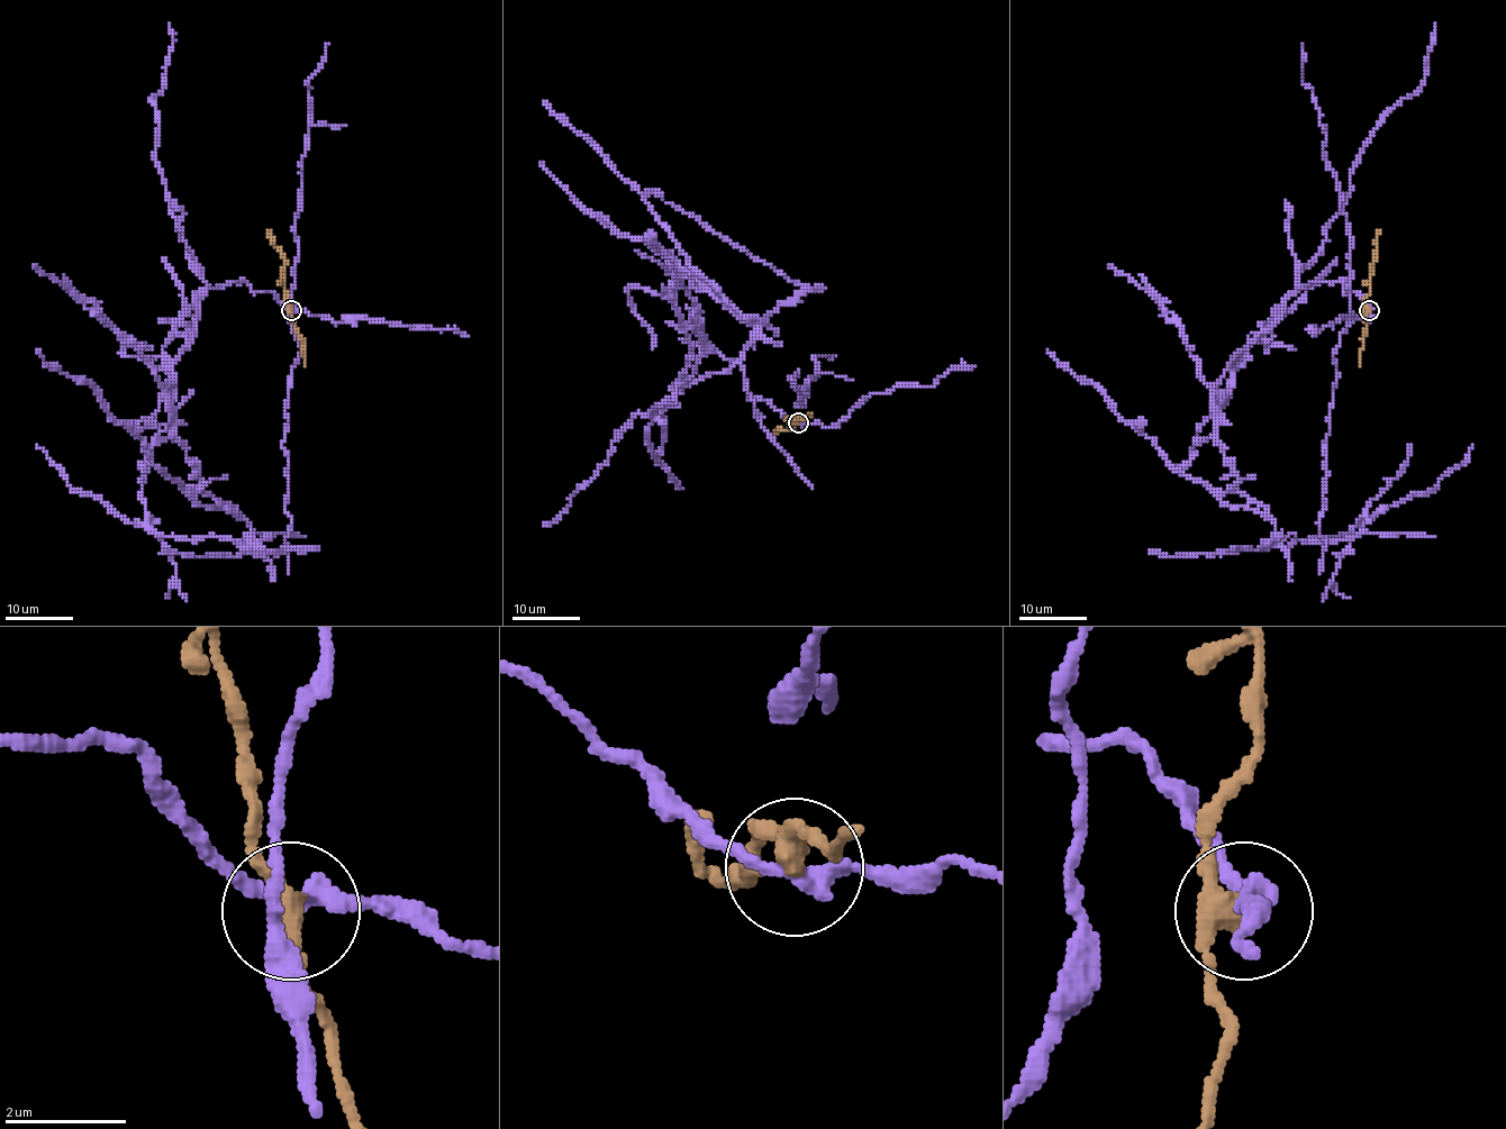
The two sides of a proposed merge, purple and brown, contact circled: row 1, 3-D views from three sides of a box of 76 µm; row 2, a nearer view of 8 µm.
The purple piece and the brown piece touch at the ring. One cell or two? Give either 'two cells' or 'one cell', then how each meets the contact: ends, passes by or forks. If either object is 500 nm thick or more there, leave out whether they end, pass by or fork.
two cells; purple passes by; brown passes by

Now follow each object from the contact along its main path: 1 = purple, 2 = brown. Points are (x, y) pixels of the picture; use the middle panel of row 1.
1: (797, 422), (706, 342), (697, 302), (674, 283), (681, 270), (759, 335), (726, 370), (637, 412), (542, 525)
2: (797, 422), (794, 419), (789, 425), (790, 428), (776, 433)

